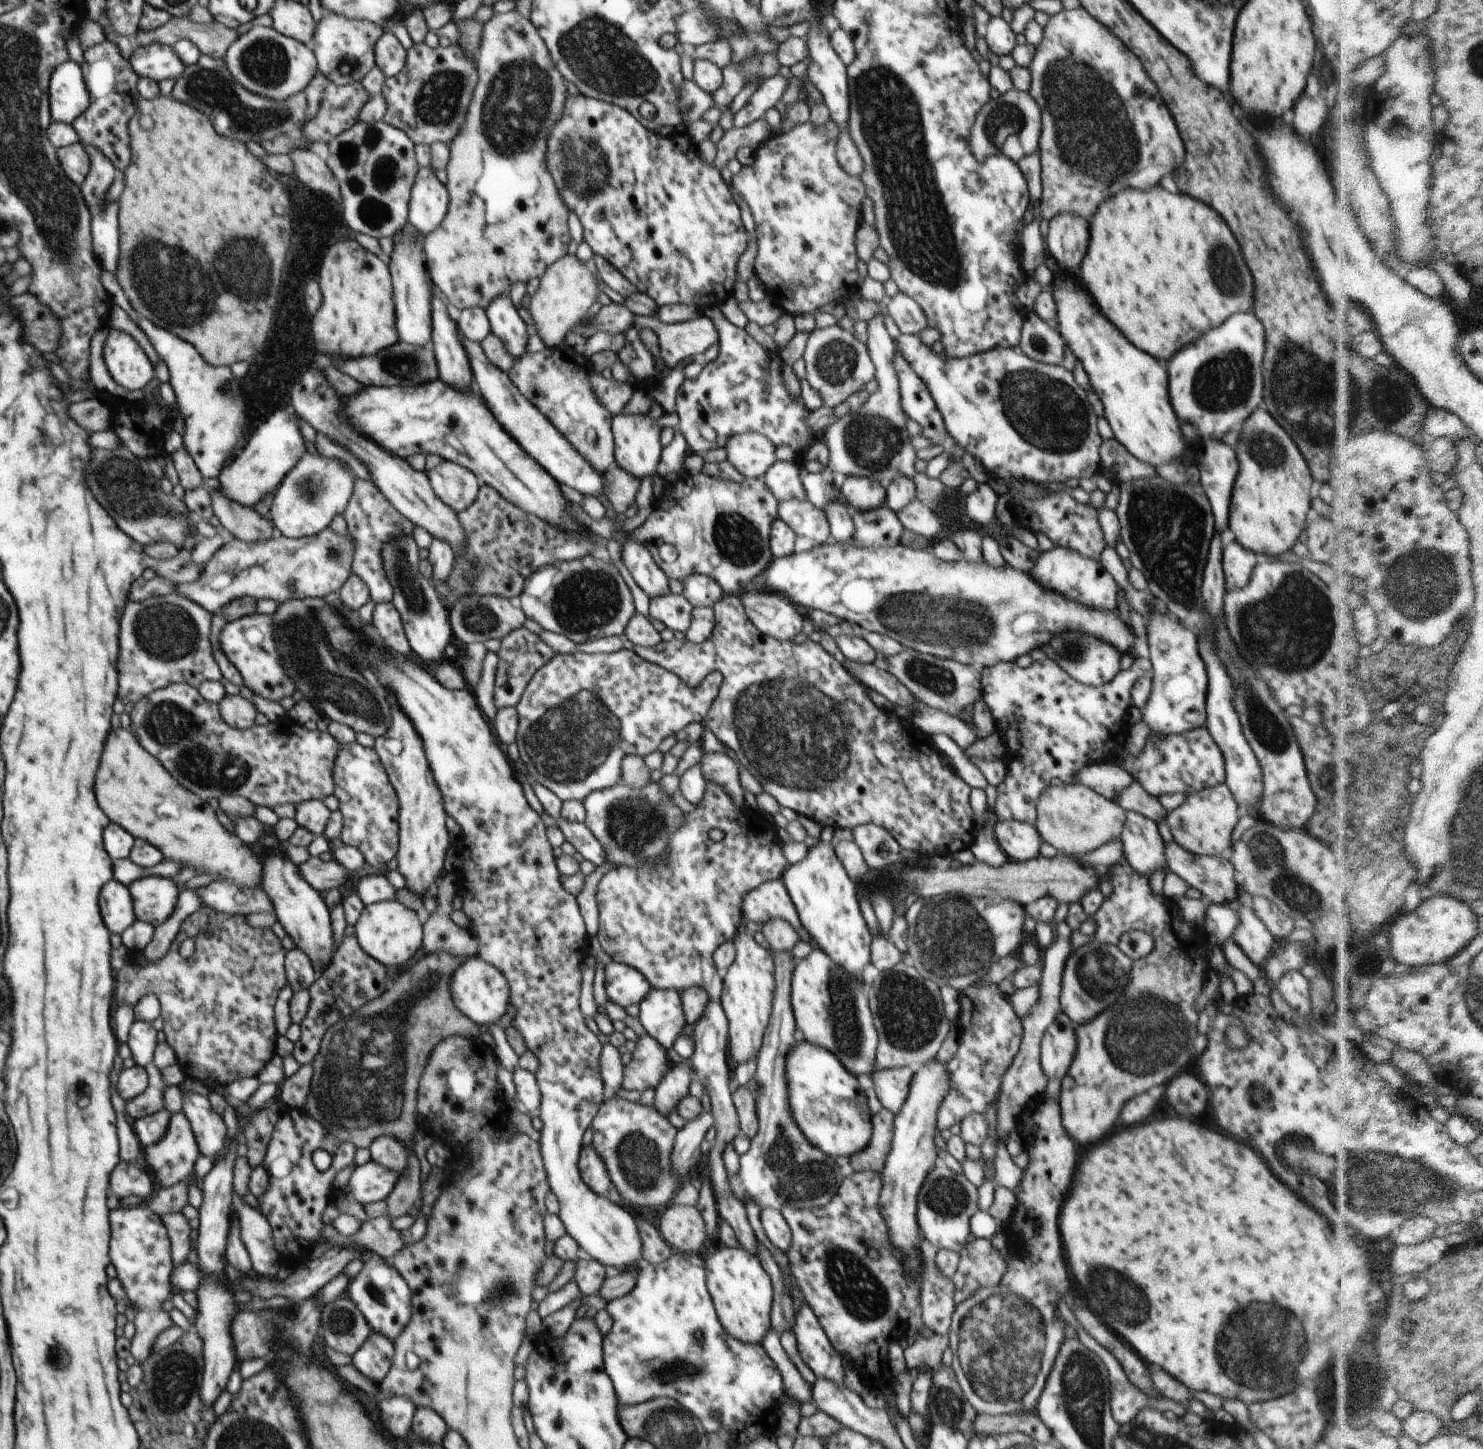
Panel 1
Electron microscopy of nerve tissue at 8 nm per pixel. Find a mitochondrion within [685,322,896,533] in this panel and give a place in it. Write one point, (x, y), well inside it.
(836, 362)

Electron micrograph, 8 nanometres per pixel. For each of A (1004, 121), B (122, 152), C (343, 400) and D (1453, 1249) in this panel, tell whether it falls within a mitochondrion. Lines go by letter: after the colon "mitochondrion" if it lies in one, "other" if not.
A: mitochondrion
B: other
C: other
D: other

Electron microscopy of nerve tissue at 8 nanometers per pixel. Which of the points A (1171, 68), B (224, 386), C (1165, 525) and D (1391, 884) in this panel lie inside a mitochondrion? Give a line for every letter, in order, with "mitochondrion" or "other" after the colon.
A: other
B: mitochondrion
C: mitochondrion
D: other

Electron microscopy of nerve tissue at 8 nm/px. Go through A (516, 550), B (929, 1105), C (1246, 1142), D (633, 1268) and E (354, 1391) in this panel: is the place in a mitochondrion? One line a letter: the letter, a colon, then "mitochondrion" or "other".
A: mitochondrion
B: other
C: other
D: other
E: other

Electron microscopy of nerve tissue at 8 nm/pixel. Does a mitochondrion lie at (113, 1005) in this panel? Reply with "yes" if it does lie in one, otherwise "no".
no

